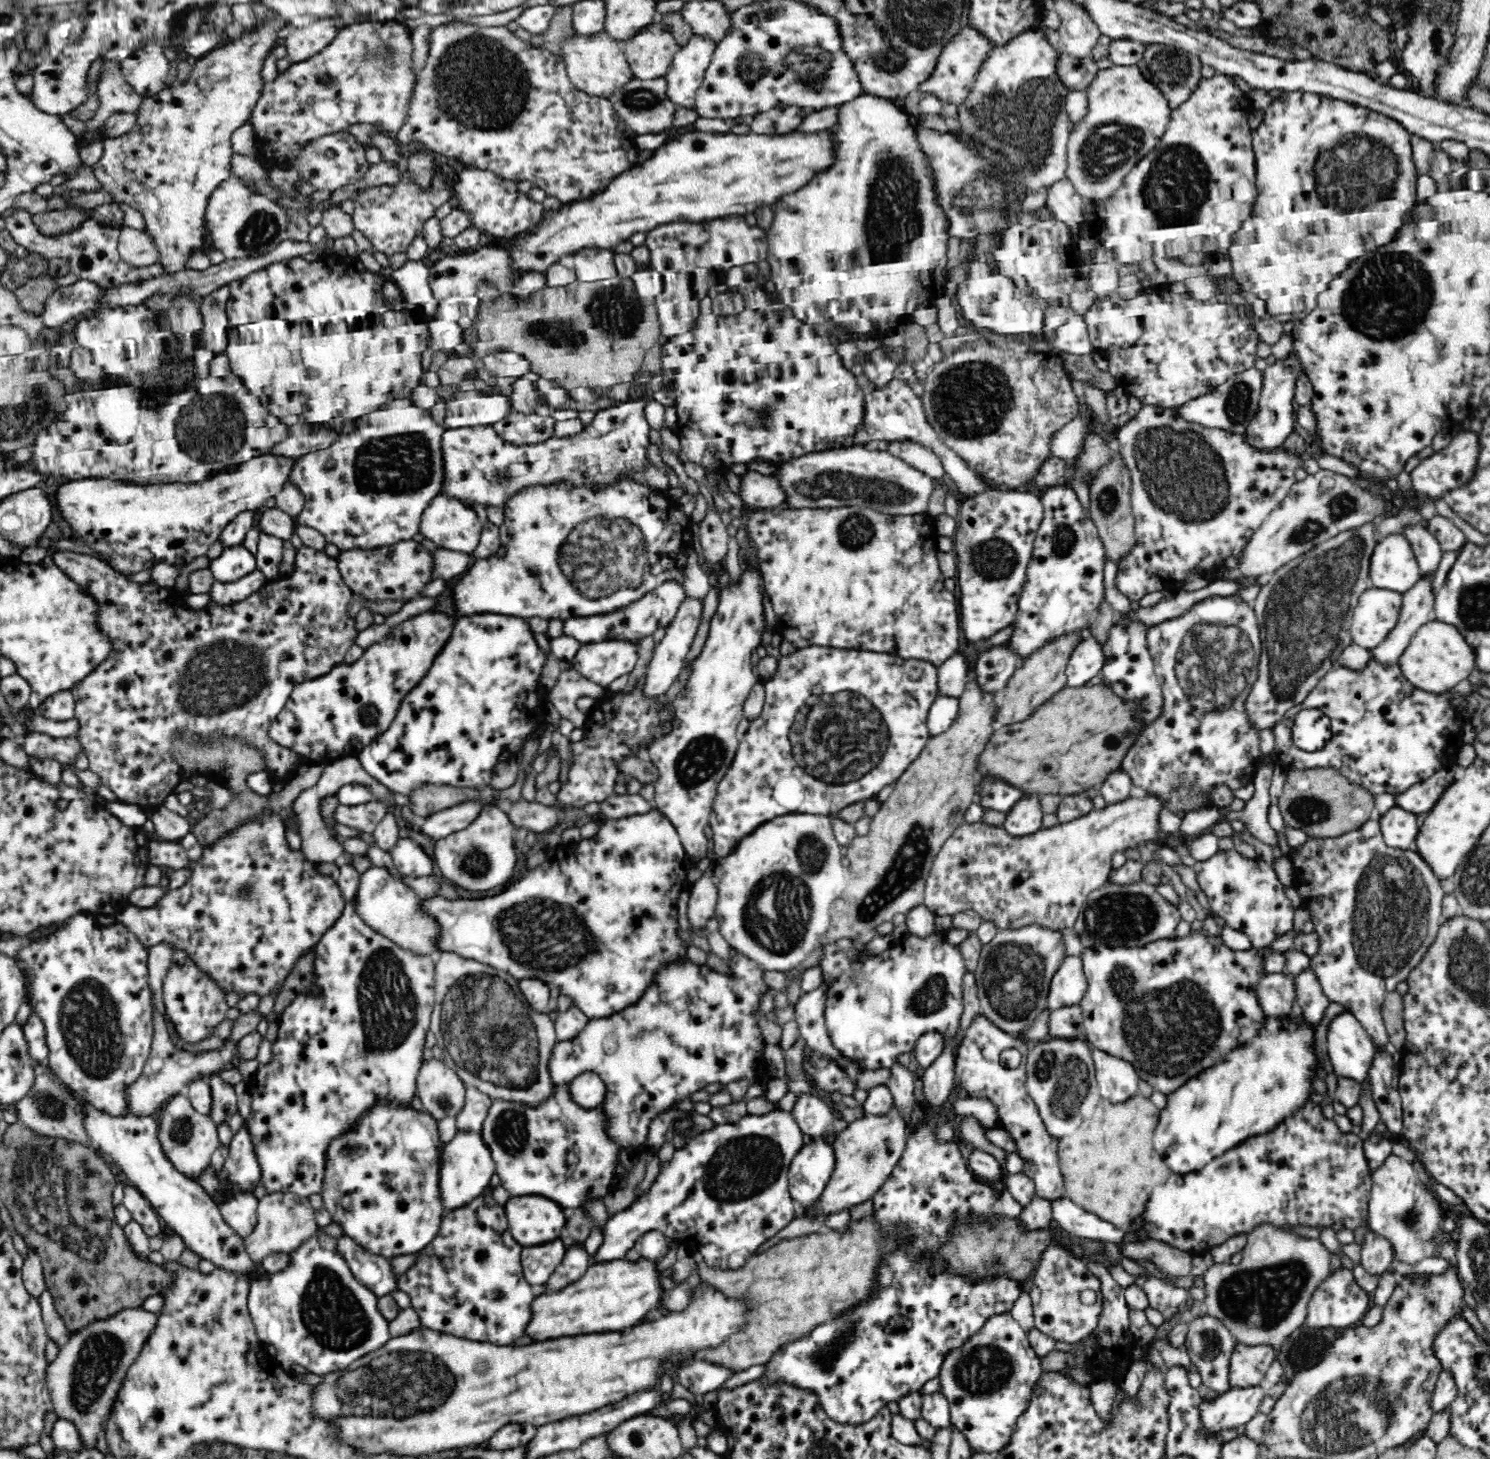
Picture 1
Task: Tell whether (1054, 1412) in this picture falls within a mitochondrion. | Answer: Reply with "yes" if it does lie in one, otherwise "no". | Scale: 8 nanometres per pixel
no

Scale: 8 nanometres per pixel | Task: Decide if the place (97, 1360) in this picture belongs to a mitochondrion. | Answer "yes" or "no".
yes

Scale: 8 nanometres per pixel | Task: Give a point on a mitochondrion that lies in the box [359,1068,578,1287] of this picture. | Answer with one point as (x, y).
(511, 1130)

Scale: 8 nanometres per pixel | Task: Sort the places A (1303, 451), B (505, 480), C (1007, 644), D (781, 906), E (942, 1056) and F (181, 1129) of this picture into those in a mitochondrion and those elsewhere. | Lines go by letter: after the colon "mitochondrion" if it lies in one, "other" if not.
A: other
B: mitochondrion
C: other
D: mitochondrion
E: other
F: mitochondrion

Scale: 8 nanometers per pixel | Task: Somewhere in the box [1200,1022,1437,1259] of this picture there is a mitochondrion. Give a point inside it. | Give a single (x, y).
(1411, 1219)

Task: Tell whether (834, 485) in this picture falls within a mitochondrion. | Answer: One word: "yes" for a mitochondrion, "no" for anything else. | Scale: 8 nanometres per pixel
yes

